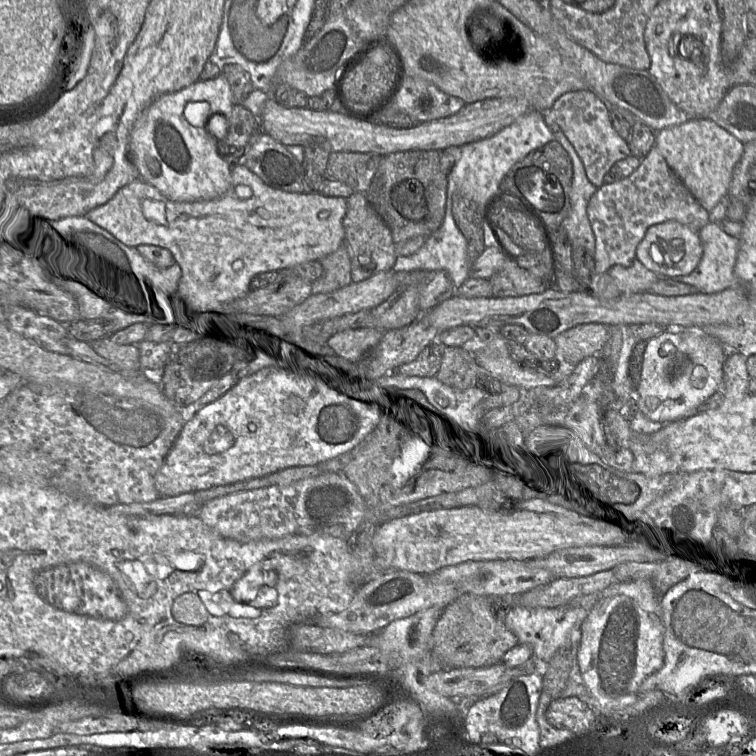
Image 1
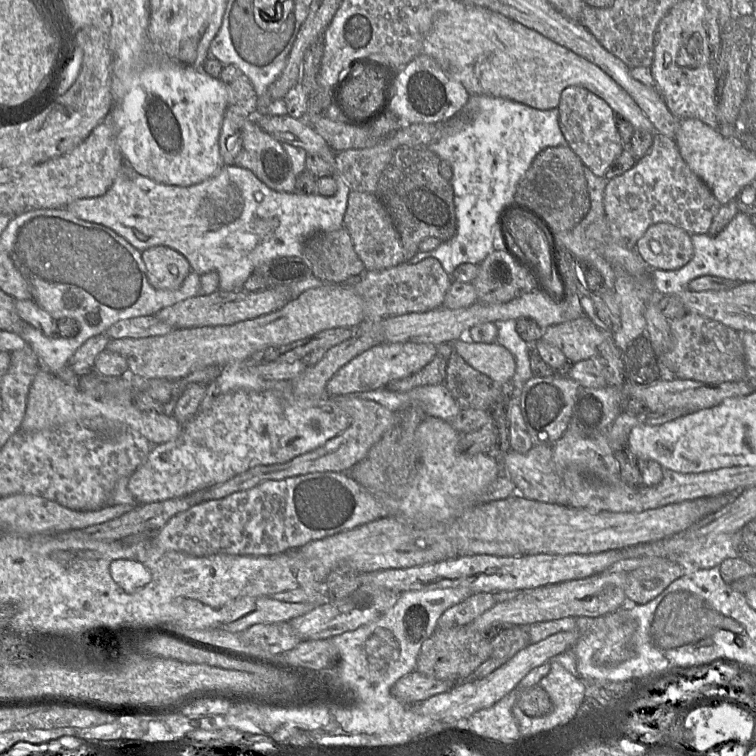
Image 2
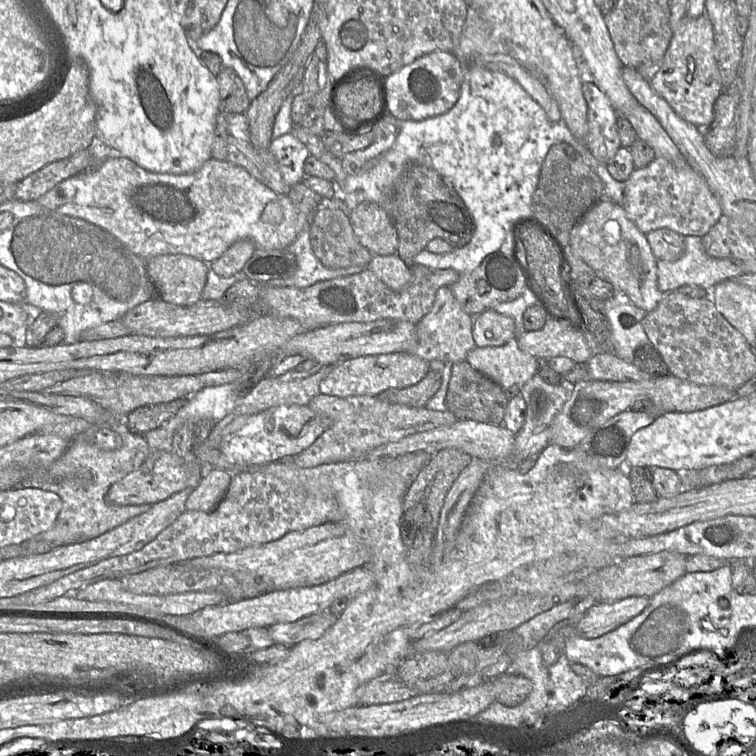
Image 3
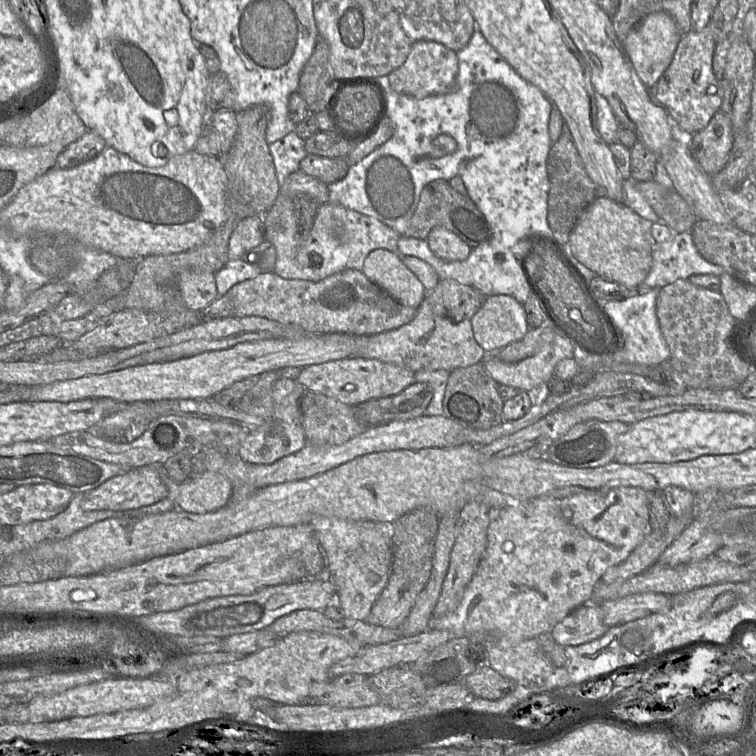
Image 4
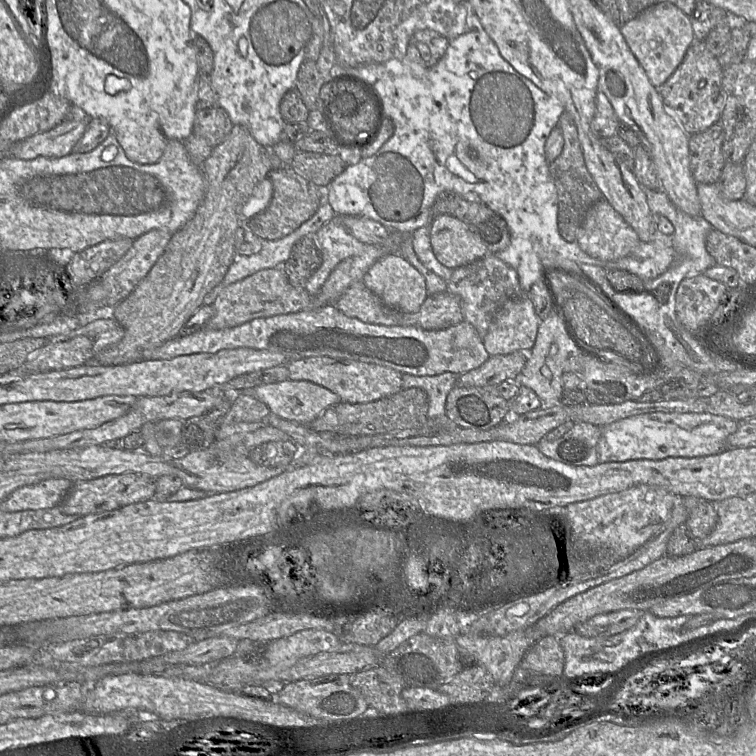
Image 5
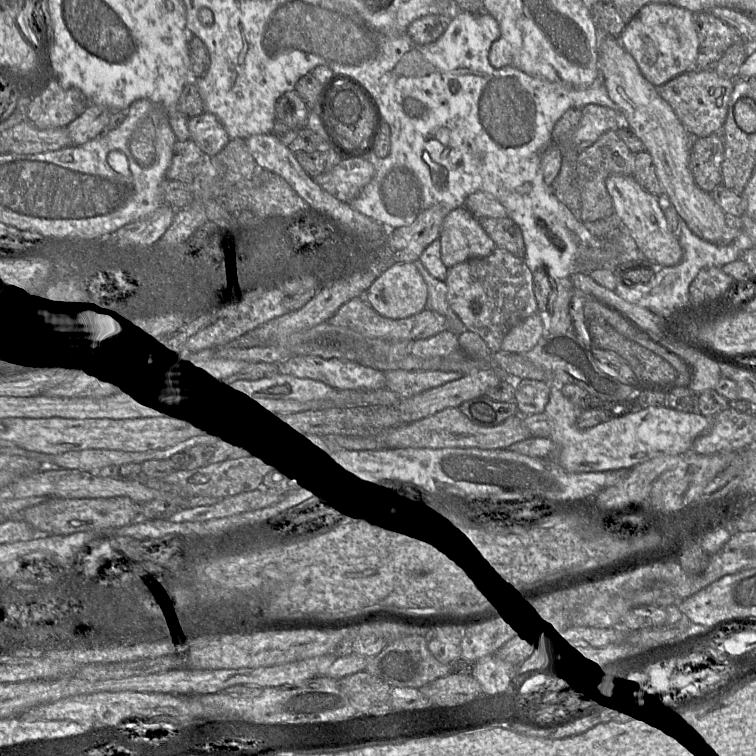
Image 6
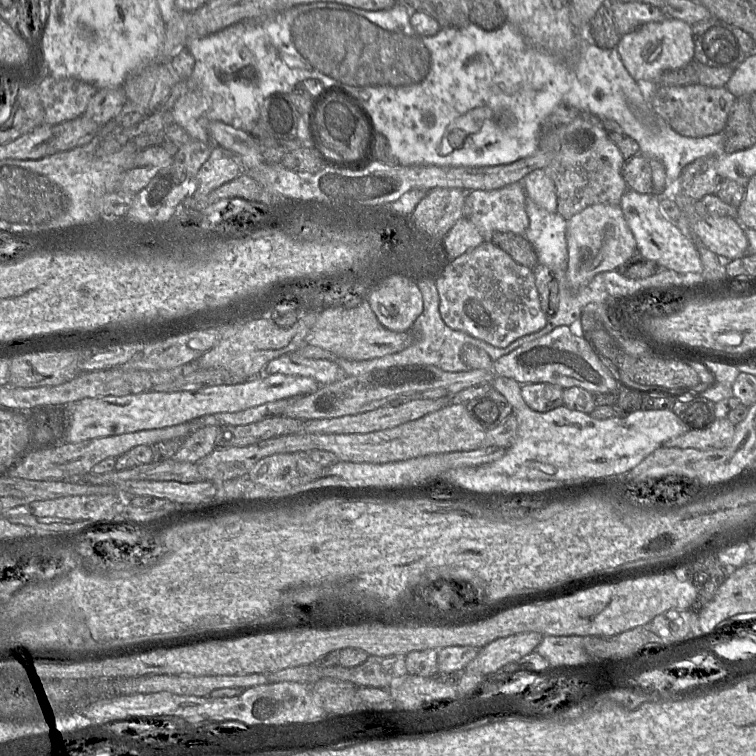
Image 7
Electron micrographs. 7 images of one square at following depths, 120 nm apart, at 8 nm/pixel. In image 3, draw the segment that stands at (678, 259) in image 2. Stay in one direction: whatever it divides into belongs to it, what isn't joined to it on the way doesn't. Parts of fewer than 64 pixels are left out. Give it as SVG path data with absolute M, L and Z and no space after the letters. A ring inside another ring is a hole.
M668 228L656 229L646 234L652 253L658 261L678 260L685 252L684 237Z

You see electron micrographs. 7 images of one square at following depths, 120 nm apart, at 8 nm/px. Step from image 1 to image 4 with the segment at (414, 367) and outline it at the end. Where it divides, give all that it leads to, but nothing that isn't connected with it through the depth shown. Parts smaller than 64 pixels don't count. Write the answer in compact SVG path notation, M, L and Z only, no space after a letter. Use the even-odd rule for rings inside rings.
M415 382L396 395L359 403L353 406L353 412L365 428L411 420L425 416L432 396L429 384Z

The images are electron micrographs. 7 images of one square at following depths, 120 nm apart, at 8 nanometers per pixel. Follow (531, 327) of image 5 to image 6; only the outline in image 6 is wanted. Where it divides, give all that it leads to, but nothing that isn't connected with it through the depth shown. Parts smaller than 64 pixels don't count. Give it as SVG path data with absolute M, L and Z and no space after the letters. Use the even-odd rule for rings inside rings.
M539 311L512 327L502 340L500 350L526 354L543 336L543 324Z

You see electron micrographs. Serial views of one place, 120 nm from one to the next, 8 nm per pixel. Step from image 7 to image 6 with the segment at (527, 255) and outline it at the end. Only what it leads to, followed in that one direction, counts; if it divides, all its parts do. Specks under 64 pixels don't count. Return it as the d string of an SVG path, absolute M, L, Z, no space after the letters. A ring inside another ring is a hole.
M509 217L477 218L481 227L494 241L496 247L507 250L516 257L525 256L525 244L520 227Z

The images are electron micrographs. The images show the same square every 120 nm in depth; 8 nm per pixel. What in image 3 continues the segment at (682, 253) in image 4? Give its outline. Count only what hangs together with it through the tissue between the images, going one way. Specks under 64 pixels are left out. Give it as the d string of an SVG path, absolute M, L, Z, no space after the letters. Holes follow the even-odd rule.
M685 236L685 252L676 261L657 260L657 285L662 294L677 290L685 285L697 285L706 289L708 294L711 294L713 301L713 288L718 283L743 274L743 270L732 260L709 256L705 252L701 238Z

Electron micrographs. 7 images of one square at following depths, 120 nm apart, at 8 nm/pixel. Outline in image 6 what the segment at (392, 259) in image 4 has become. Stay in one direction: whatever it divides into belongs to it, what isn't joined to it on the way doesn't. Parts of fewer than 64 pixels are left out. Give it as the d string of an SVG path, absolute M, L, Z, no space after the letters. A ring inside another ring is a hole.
M401 262L388 267L365 292L367 303L381 316L403 319L426 309L428 288L414 262Z

